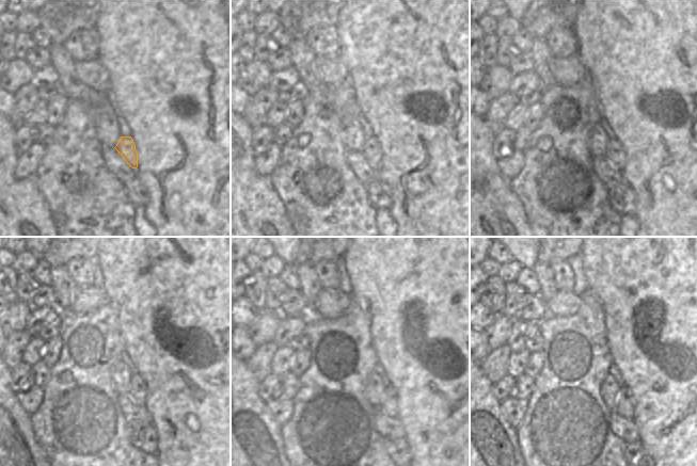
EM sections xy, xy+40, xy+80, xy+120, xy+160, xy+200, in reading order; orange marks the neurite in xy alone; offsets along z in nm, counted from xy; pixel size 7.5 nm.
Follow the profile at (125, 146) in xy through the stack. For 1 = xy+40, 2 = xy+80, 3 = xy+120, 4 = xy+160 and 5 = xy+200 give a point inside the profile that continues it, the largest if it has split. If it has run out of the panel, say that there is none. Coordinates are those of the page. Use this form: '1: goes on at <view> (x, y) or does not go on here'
1: goes on at xy+40 (371, 150)
2: goes on at xy+80 (614, 151)
3: goes on at xy+120 (138, 388)
4: goes on at xy+160 (376, 387)
5: goes on at xy+200 (615, 387)

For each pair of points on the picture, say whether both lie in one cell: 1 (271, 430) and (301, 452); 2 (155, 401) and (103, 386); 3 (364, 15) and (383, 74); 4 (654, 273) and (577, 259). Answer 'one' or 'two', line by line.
1: two
2: two
3: one
4: two

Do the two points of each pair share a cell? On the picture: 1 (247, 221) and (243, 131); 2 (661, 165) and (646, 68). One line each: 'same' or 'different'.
1: same
2: same

